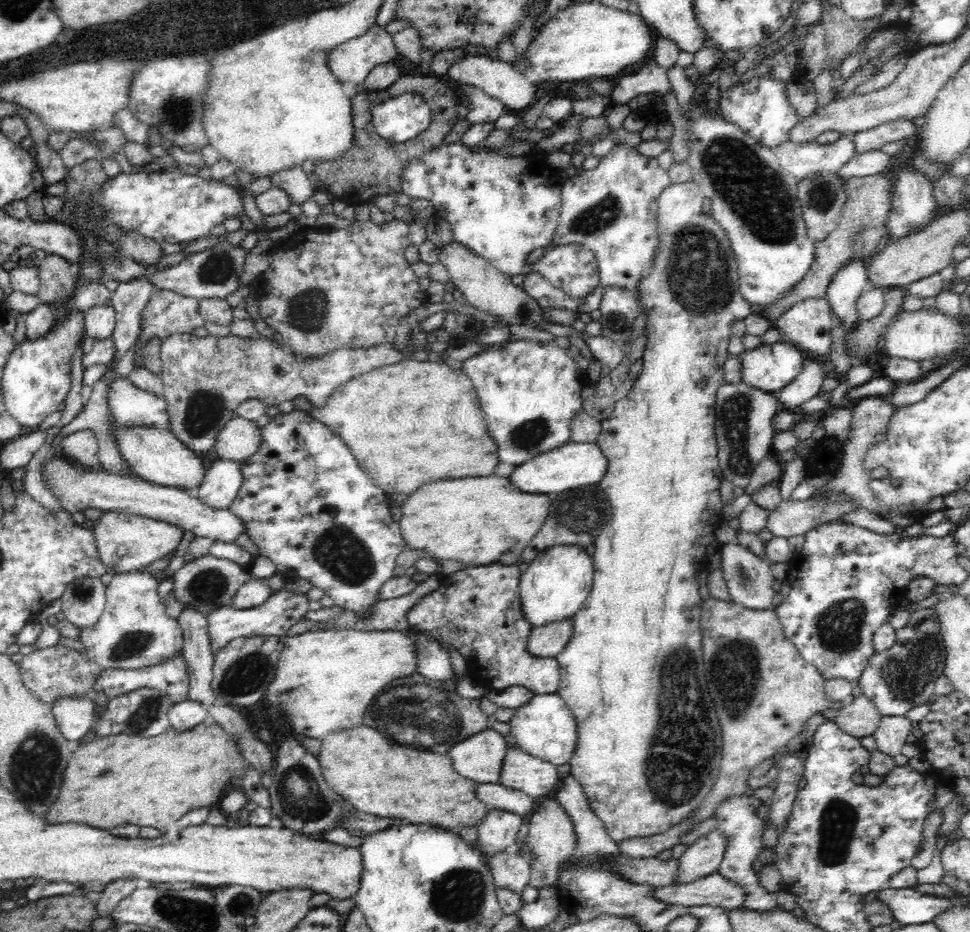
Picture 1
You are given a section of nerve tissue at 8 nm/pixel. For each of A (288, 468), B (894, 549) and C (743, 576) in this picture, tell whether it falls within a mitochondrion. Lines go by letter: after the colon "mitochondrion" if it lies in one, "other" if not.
A: other
B: other
C: mitochondrion

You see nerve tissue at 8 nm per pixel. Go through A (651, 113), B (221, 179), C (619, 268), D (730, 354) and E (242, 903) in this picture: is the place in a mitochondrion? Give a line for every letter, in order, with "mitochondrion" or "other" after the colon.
A: other
B: other
C: other
D: other
E: mitochondrion

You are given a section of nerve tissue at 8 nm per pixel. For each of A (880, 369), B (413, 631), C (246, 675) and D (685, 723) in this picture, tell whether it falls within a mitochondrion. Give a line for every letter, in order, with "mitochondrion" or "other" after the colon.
A: other
B: other
C: mitochondrion
D: mitochondrion

